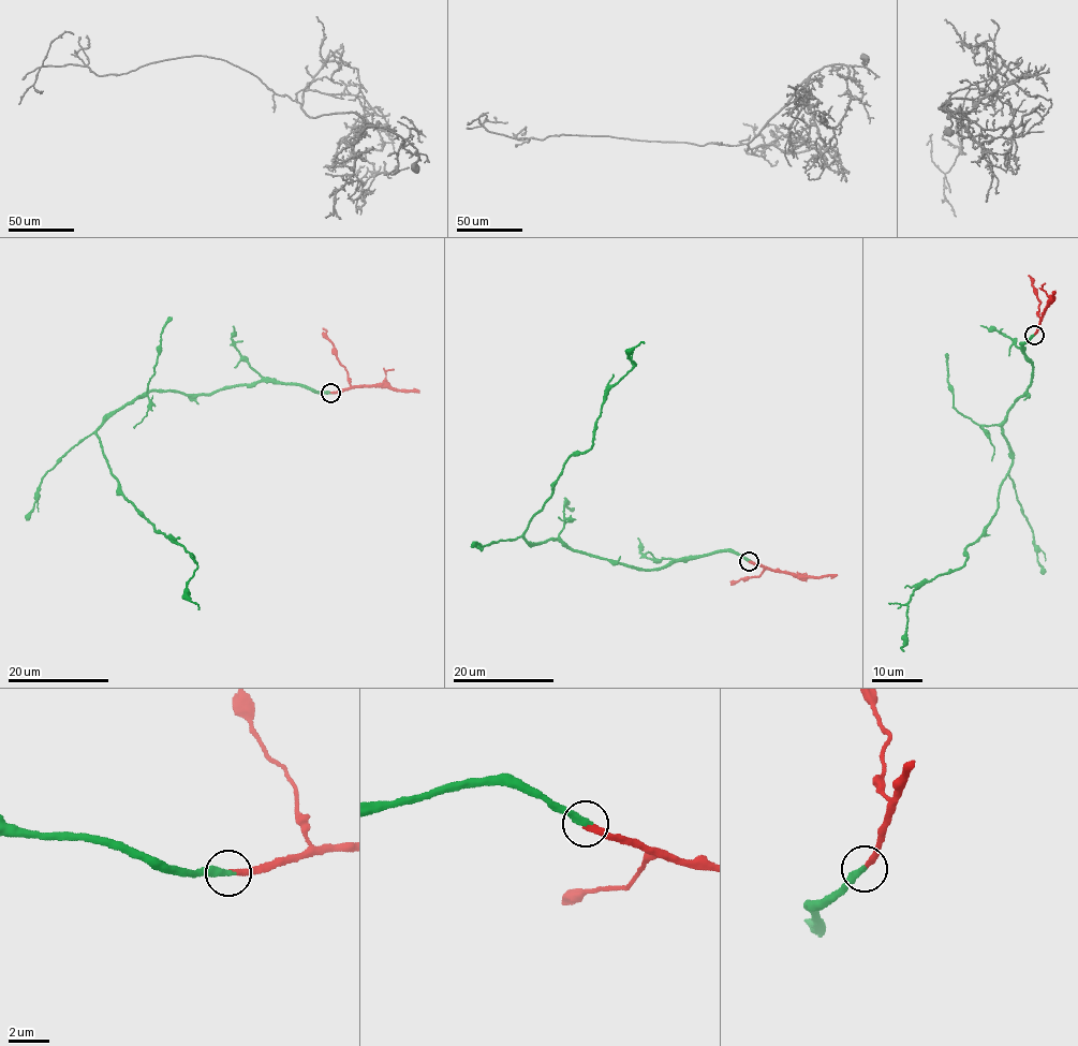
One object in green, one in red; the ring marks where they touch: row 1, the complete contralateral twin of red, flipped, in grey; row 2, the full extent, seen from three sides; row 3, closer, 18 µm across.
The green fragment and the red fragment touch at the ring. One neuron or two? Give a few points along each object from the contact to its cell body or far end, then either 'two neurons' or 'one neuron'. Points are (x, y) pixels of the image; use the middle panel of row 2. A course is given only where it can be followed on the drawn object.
course green (749, 561), (712, 551), (639, 569), (523, 535), (570, 456), (591, 446), (603, 397), (644, 342); course red (749, 561), (795, 574), (823, 577), (837, 574); one neuron

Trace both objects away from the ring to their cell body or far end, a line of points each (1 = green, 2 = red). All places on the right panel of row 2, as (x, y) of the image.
1: (1034, 334), (1020, 345), (1030, 382), (1003, 422), (1012, 457), (997, 514), (965, 562), (914, 590), (903, 650)
2: (1034, 334), (1054, 297), (1053, 293)

